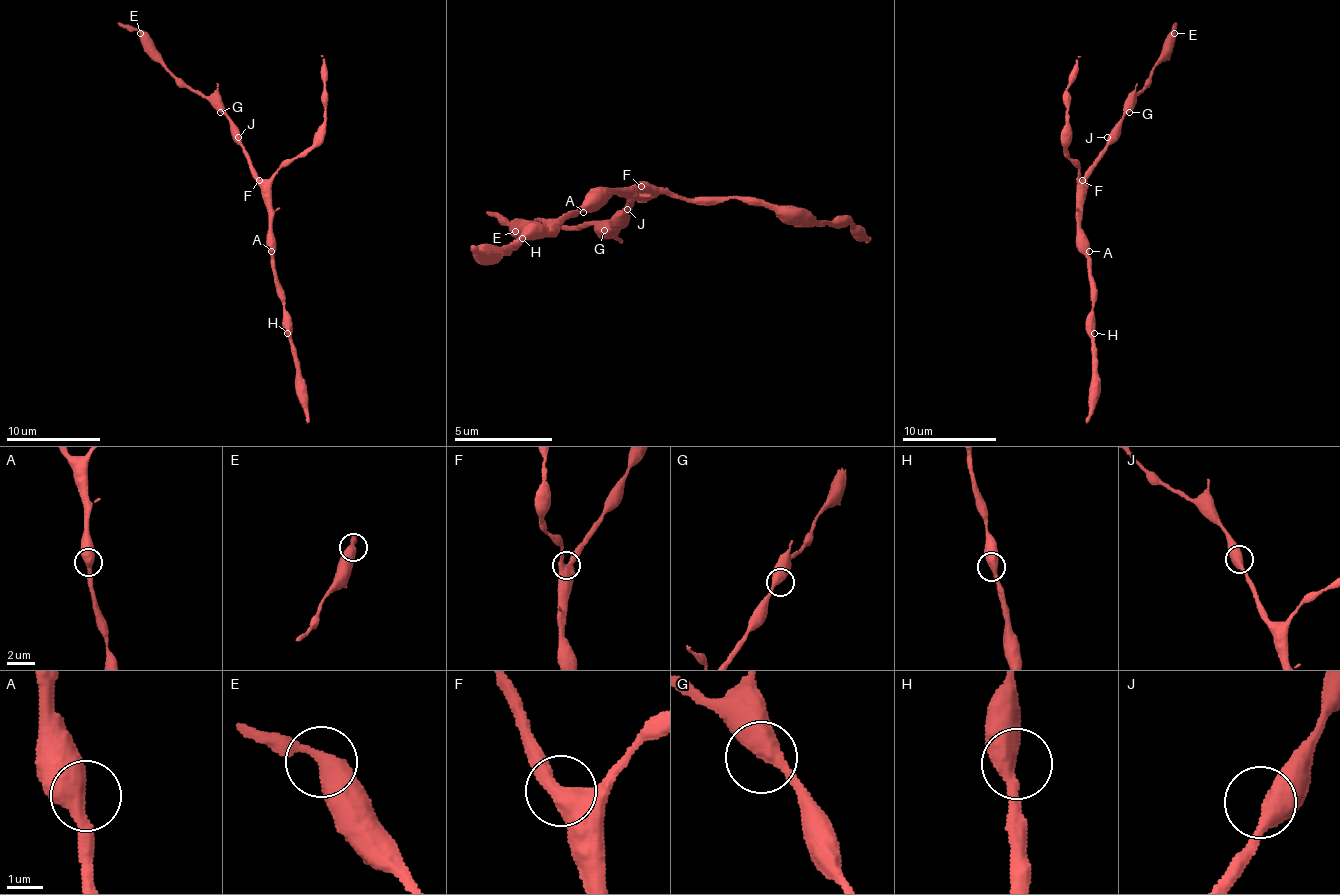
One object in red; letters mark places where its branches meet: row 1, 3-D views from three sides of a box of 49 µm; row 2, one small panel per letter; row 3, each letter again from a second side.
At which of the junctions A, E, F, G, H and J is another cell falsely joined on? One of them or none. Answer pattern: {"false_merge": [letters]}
{"false_merge": []}

